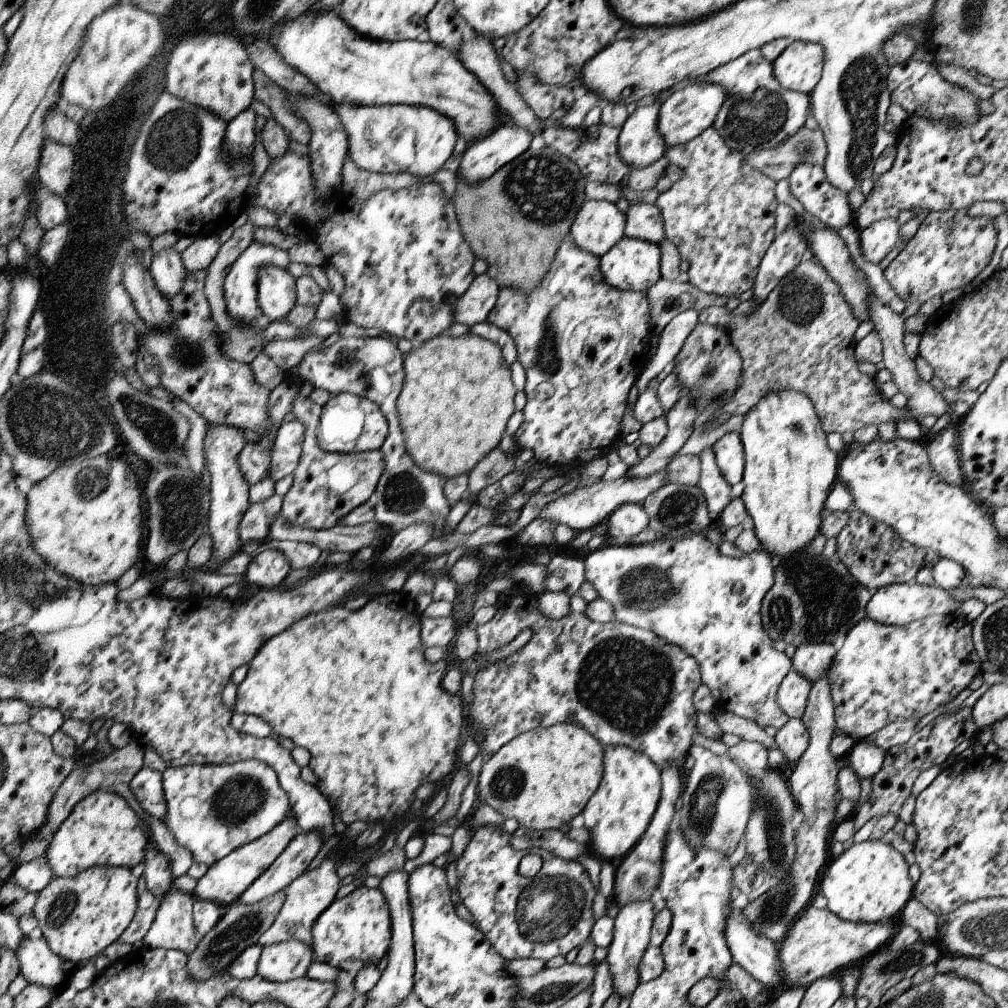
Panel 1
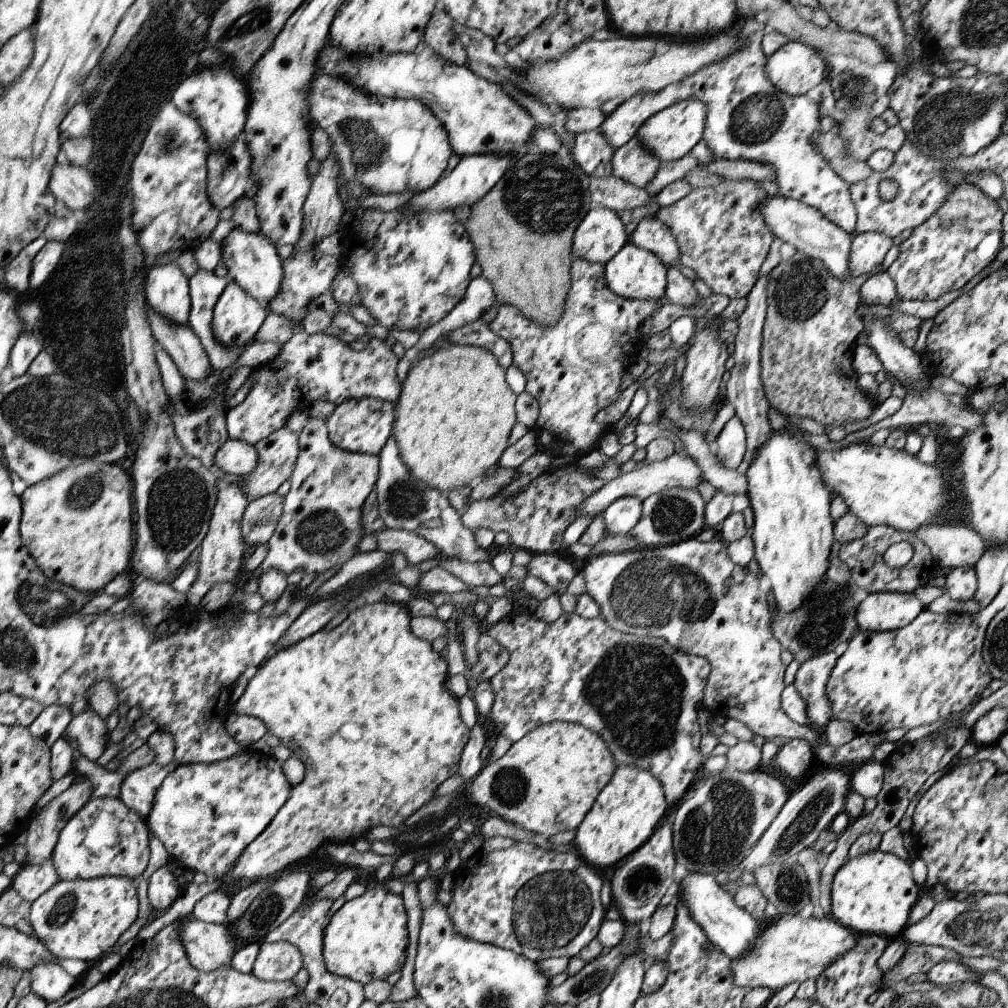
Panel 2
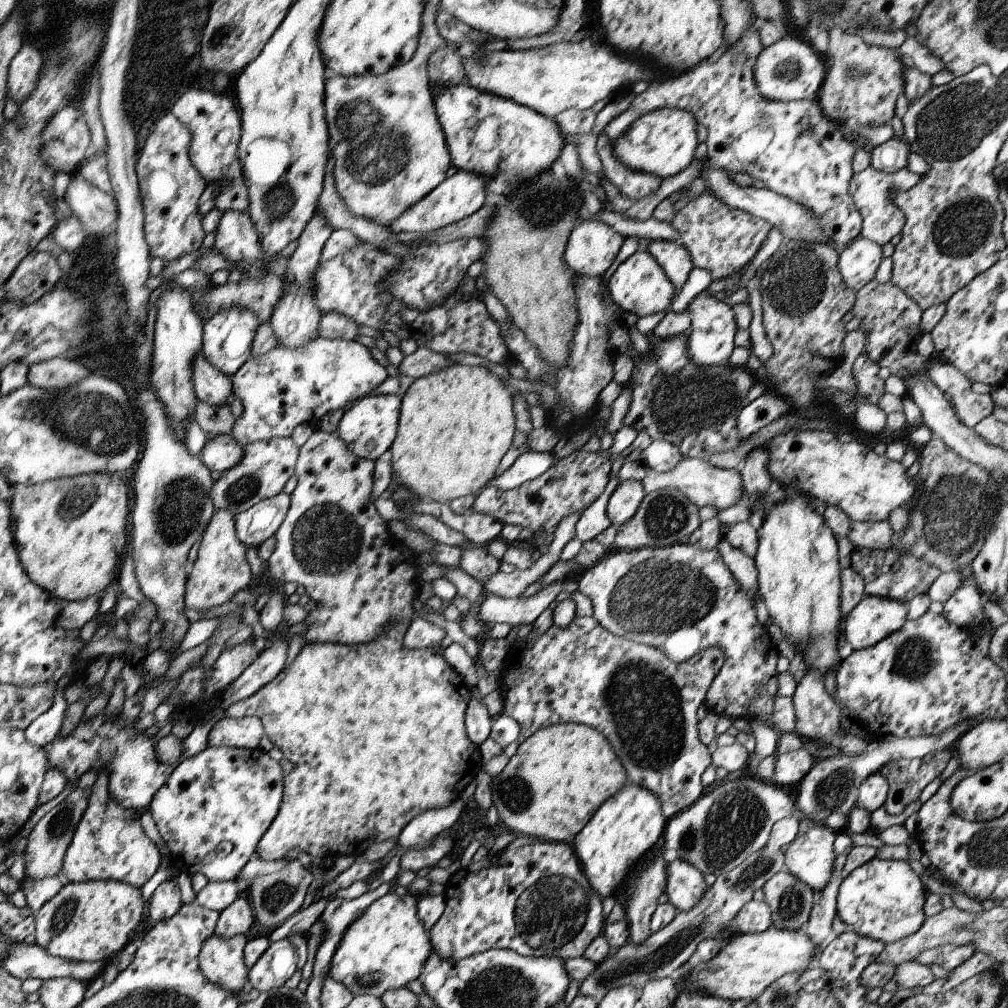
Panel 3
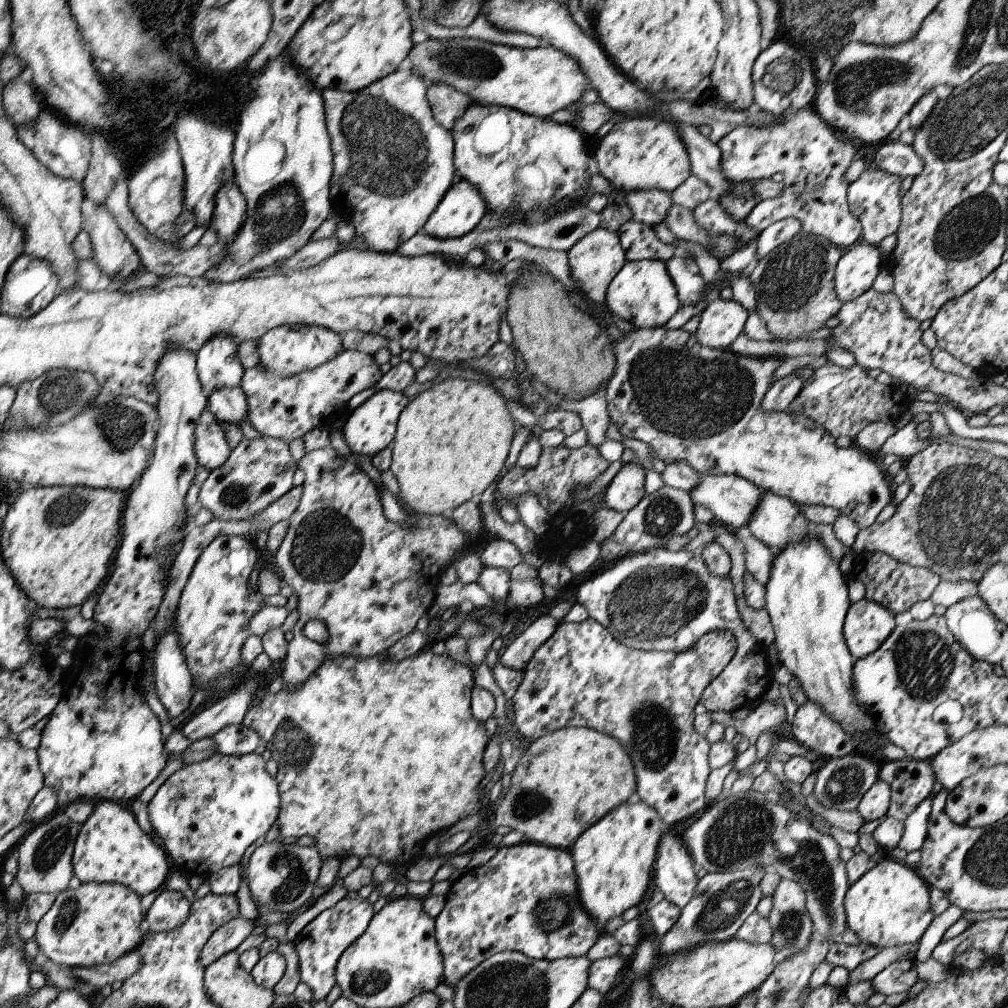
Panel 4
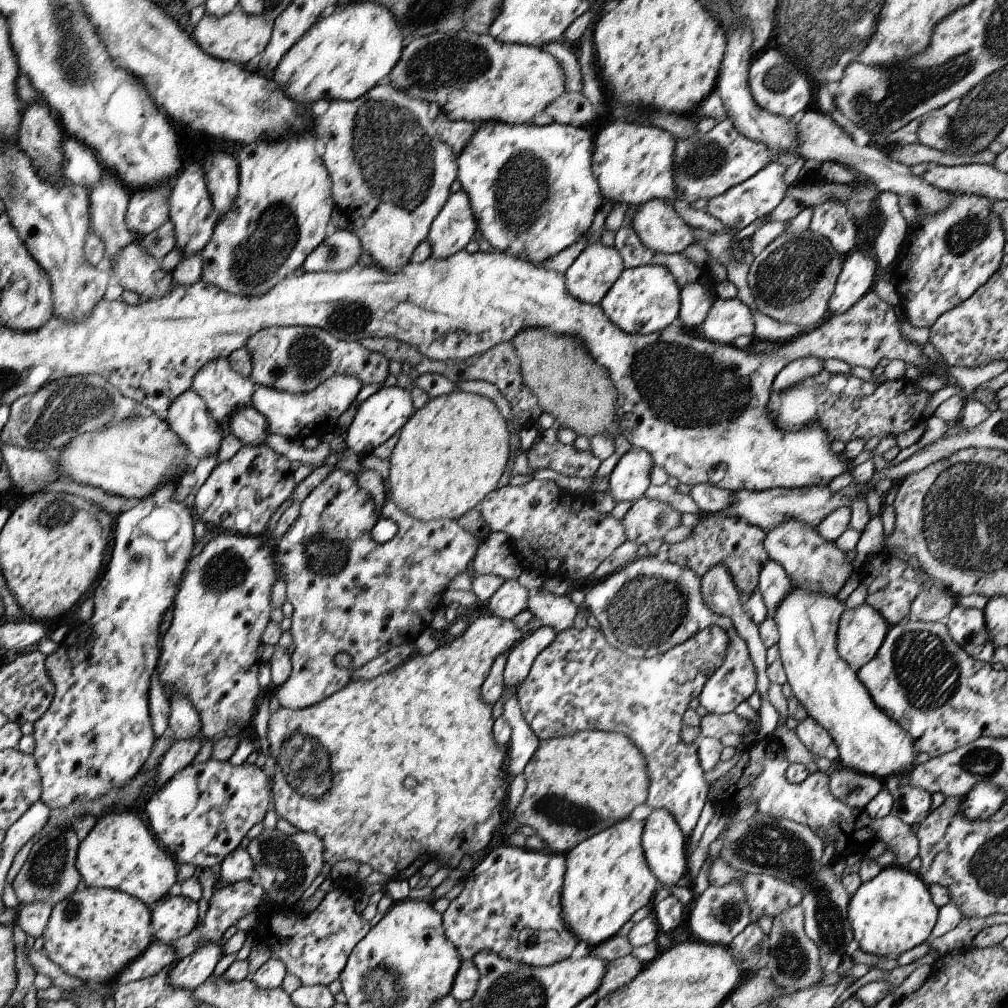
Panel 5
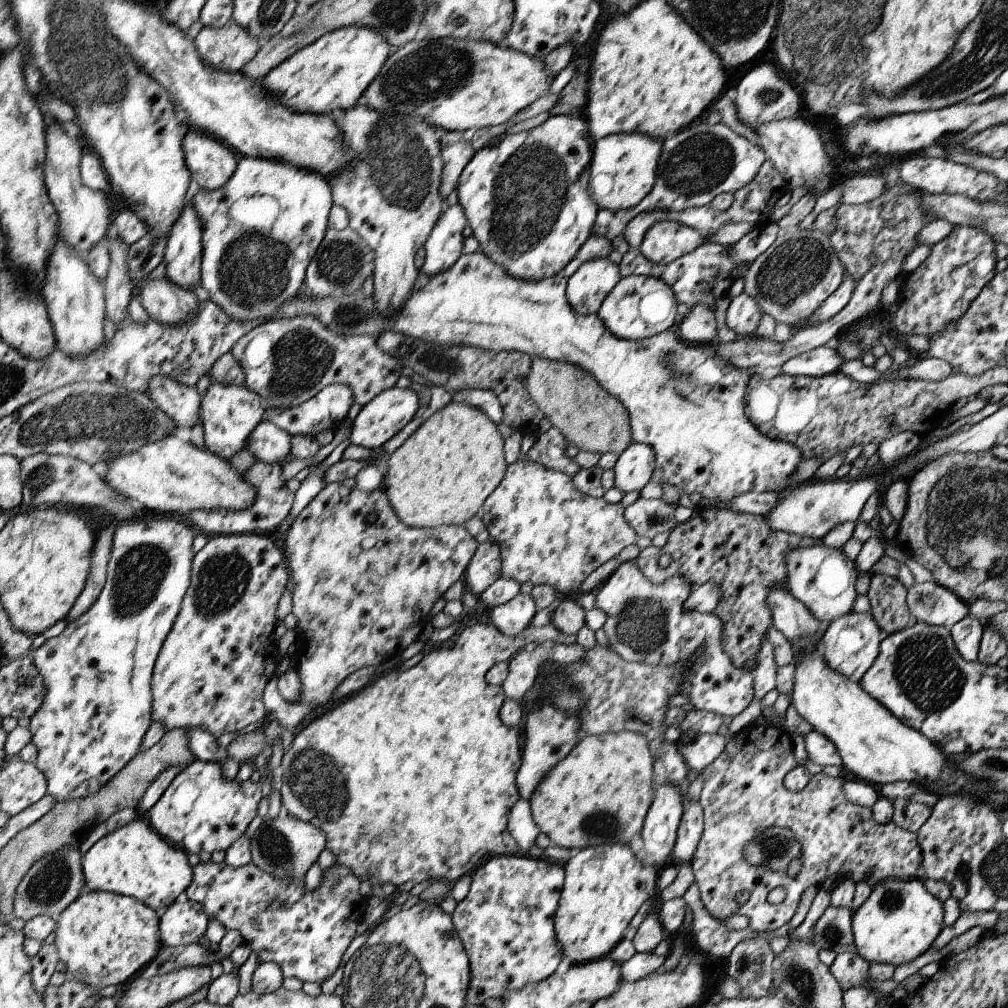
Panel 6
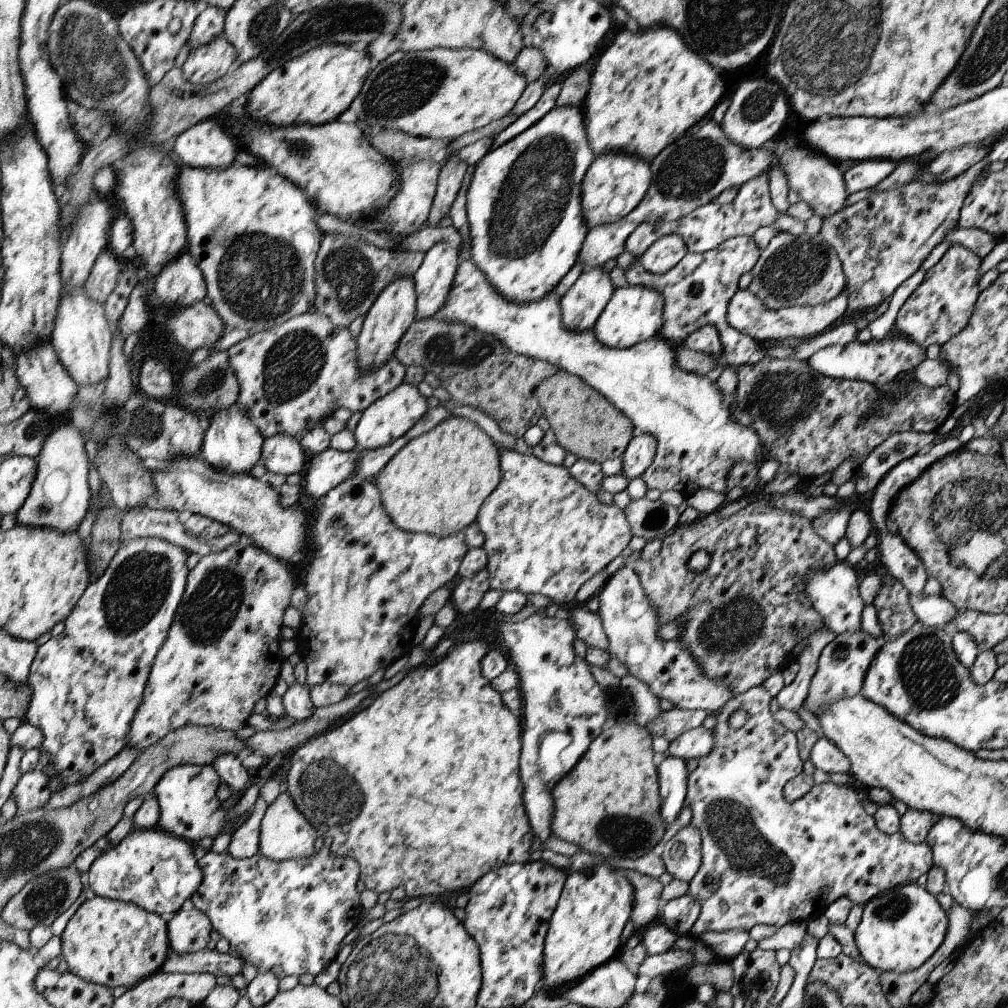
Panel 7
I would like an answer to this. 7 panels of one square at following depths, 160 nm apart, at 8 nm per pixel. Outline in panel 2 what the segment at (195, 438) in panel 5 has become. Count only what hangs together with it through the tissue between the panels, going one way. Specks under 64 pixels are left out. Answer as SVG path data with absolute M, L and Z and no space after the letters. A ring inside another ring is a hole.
M229 438L214 454L213 466L219 472L242 477L254 470L257 460L258 453L254 445Z

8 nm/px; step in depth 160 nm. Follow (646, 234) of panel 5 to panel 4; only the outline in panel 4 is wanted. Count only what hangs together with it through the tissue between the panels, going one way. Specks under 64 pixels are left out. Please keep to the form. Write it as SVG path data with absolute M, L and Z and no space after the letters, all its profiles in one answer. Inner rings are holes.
M632 191L625 196L632 220L654 227L665 222L674 202L666 191Z

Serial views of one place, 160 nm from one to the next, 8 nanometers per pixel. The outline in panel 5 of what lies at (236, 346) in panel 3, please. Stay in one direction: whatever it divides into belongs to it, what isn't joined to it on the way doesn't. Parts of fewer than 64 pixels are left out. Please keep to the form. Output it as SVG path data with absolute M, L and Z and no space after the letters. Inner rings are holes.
M216 359L206 364L194 378L190 390L195 390L207 404L210 416L221 426L224 438L228 436L233 417L240 411L254 406L253 397L257 390L255 381L237 373L228 359Z

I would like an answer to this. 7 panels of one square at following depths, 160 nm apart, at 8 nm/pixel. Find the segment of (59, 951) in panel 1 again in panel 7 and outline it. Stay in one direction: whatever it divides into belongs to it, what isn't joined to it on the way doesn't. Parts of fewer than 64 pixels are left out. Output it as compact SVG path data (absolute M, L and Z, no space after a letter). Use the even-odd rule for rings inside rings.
M104 897L86 900L68 921L61 934L61 955L68 965L68 970L85 981L104 985L110 988L126 986L127 989L136 986L160 970L168 956L169 932L166 922L159 914L148 912L139 905Z

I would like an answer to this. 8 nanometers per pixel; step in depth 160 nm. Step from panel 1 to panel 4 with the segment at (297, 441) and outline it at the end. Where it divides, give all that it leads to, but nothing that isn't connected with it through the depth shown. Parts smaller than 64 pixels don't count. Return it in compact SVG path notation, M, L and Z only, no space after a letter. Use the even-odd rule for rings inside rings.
M244 437L224 464L211 470L201 486L198 504L221 521L245 521L261 513L294 487L292 476L298 467L288 445L288 442L272 437L253 440Z

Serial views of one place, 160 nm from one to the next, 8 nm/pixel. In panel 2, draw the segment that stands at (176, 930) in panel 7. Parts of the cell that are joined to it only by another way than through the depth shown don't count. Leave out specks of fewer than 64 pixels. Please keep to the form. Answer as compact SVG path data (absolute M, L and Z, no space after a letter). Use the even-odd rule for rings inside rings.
M166 866L153 872L150 877L147 892L149 903L154 915L160 915L167 911L172 906L172 902L178 898L181 886L178 886L176 878L166 870Z

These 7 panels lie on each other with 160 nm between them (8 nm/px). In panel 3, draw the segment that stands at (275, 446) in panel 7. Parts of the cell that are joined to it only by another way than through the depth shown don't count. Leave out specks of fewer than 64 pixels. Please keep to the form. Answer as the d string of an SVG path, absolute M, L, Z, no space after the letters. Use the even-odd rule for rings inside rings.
M200 352L192 364L193 384L198 398L210 406L222 406L232 402L235 396L231 377L213 367L205 358Z

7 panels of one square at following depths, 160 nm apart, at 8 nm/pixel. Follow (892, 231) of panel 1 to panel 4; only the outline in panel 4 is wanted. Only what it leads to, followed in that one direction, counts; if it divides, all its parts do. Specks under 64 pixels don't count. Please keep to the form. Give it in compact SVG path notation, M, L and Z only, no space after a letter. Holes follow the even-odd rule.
M859 240L845 250L835 266L835 293L842 304L858 298L871 286L882 266L882 252L877 245Z

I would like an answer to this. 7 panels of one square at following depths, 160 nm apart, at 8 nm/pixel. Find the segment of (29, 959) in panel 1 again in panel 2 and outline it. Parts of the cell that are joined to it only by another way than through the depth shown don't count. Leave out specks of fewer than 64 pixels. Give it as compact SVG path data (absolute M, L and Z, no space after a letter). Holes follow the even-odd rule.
M58 963L37 964L25 975L31 979L31 992L43 997L48 1004L60 1000L76 984L76 978L68 976Z

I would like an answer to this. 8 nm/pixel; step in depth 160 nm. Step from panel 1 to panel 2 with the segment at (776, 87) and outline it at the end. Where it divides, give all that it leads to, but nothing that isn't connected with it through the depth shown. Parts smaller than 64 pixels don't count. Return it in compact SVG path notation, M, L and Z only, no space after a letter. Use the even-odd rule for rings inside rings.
M749 18L743 20L743 27L741 28L741 36L745 43L741 49L738 49L736 52L727 55L727 57L715 63L708 63L705 67L700 68L699 71L696 71L693 75L684 77L678 82L673 82L667 87L664 87L662 91L655 93L638 93L634 96L631 96L630 99L626 99L624 102L621 102L609 115L605 115L605 120L599 126L603 135L607 138L607 141L610 143L610 146L613 146L614 149L624 146L632 137L635 136L638 127L653 114L656 114L659 110L665 109L674 103L694 99L703 101L707 105L707 120L706 126L704 127L703 139L706 141L706 144L709 145L711 151L715 153L715 156L718 159L726 159L729 161L745 160L753 161L754 163L760 163L765 165L770 165L775 172L774 182L777 184L778 192L777 194L783 197L790 197L814 208L817 208L830 222L833 222L837 227L840 227L843 231L848 232L848 234L855 234L855 226L857 223L857 212L854 206L854 201L852 200L849 188L850 185L837 173L834 172L834 169L828 164L828 161L825 160L823 154L819 151L819 146L817 145L817 139L821 135L821 125L820 125L820 110L818 109L819 103L816 103L813 99L808 97L808 95L789 95L785 92L782 92L779 88L776 88L771 80L767 76L767 55L763 51L763 36L765 35L765 23L762 18Z

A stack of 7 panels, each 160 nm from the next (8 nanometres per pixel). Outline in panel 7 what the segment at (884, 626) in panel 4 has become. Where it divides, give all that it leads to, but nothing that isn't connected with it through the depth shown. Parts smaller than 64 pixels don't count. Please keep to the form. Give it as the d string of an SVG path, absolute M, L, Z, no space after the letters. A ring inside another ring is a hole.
M862 630L837 635L820 653L819 663L803 704L805 709L816 715L824 711L825 707L831 707L839 700L858 695L868 672L868 667L872 664L872 659L880 650L882 643L883 640L874 638Z

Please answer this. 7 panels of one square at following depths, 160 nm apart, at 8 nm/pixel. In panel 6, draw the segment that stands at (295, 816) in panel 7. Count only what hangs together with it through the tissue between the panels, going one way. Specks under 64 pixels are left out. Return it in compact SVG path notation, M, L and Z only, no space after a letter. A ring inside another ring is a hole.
M283 812L276 816L276 818L270 819L266 822L261 822L260 825L258 825L257 829L254 831L254 834L251 836L251 861L259 867L262 871L265 871L268 874L271 874L275 877L280 877L281 879L288 879L288 883L284 883L286 885L289 885L292 881L291 880L300 880L301 878L305 877L306 872L308 872L308 869L316 860L318 859L318 856L320 856L320 852L327 848L327 833L323 831L323 829L316 828L315 825L301 821L298 817L293 817L292 815L289 815L288 812Z

